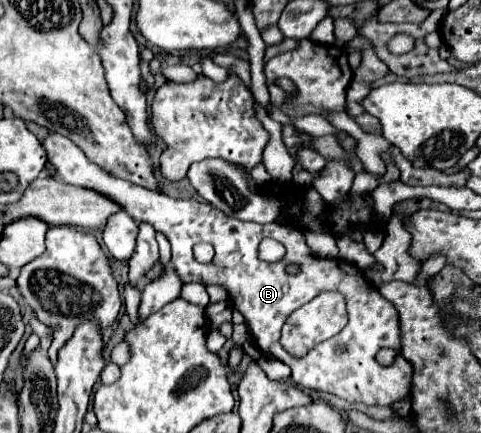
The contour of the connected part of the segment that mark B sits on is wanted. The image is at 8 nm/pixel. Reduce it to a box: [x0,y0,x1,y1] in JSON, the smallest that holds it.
[43,133,411,405]

